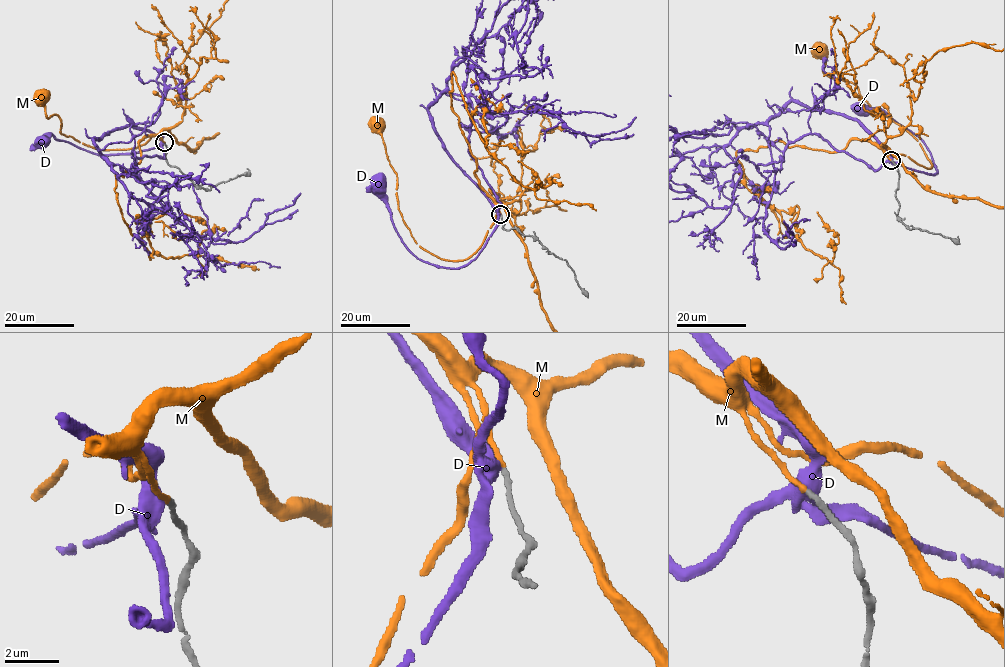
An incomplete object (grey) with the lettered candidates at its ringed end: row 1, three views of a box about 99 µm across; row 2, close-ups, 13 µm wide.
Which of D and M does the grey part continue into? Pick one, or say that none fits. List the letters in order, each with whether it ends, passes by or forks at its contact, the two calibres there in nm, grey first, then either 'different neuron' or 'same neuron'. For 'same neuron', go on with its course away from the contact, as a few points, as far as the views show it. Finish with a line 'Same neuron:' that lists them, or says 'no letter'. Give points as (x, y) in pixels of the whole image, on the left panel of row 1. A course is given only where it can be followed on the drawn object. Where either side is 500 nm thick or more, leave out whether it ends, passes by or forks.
D: it forks; calibres 240 and 420 nm; different neuron
M: it ends; calibres 240 and 170 nm; same neuron; course (164, 142), (156, 135), (127, 149), (85, 145), (62, 135), (60, 118), (46, 115), (46, 96), (42, 96)
Same neuron: M

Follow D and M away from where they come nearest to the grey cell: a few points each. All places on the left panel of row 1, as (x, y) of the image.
D: (164, 142), (128, 154), (99, 154), (54, 139), (49, 133), (41, 141)
M: (164, 142), (156, 135), (127, 149), (85, 145), (62, 135), (60, 118), (46, 115), (46, 96), (42, 96)

